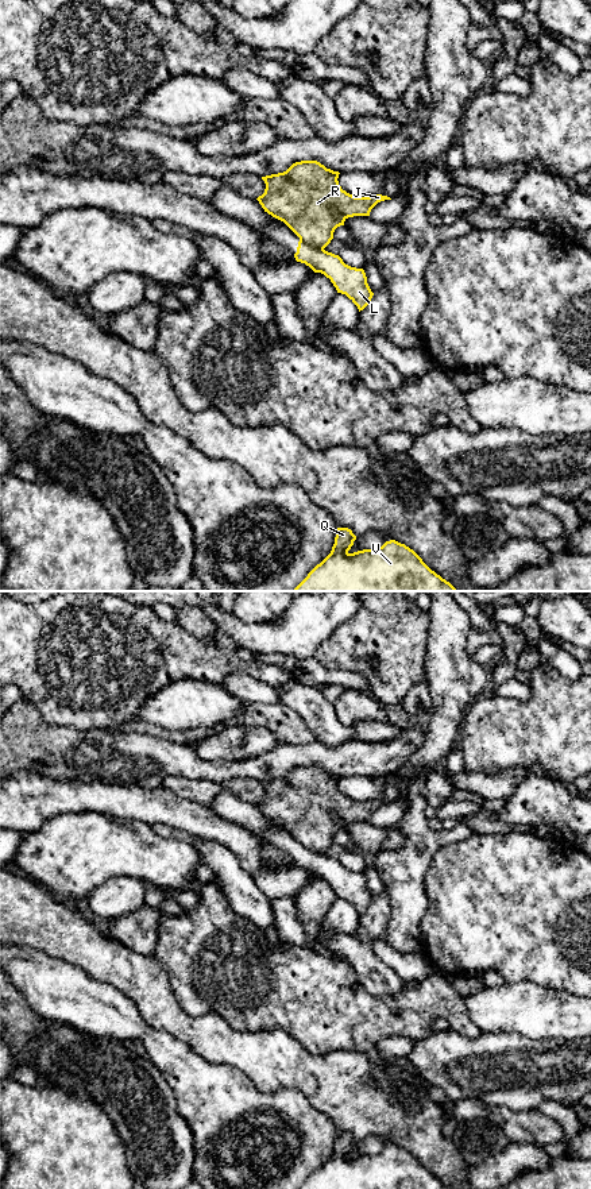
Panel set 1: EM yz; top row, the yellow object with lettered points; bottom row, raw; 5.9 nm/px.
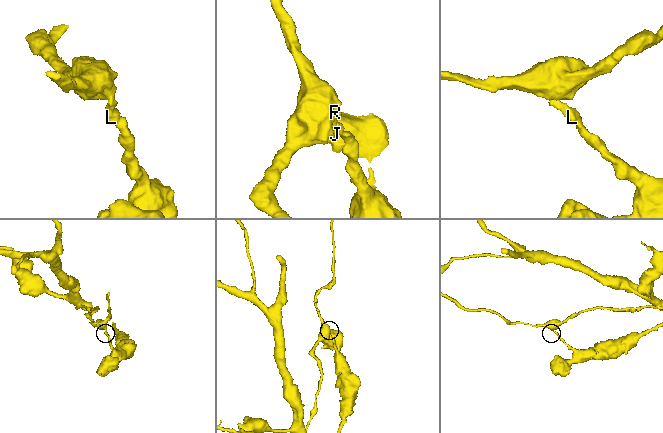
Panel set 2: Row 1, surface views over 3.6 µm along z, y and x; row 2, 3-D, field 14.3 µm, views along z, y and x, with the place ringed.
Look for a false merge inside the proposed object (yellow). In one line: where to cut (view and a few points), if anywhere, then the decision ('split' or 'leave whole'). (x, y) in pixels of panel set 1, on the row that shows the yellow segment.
cut yz (300, 238), (312, 246), (323, 249); split

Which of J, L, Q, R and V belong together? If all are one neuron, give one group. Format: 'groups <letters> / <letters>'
groups J R / L Q V

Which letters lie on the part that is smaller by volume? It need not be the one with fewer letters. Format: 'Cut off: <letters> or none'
Cut off: J, R

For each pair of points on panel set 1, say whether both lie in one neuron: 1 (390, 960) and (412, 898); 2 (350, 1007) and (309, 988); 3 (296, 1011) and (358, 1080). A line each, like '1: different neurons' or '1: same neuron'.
1: different neurons
2: same neuron
3: different neurons

